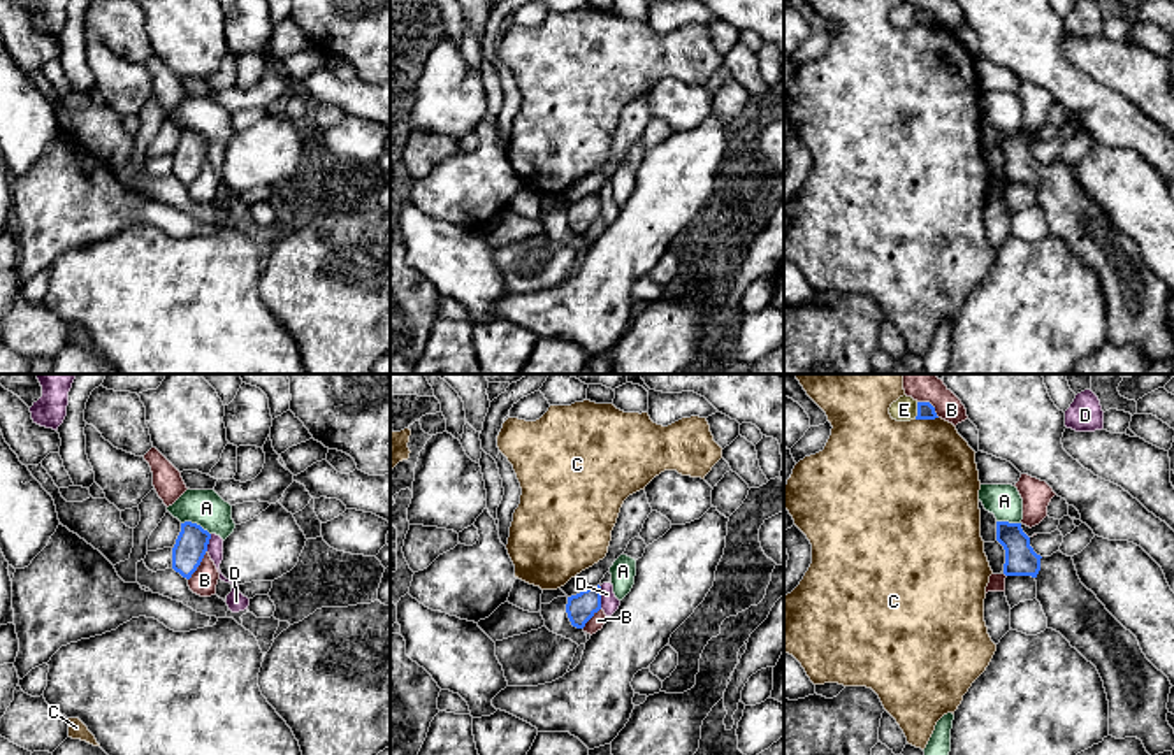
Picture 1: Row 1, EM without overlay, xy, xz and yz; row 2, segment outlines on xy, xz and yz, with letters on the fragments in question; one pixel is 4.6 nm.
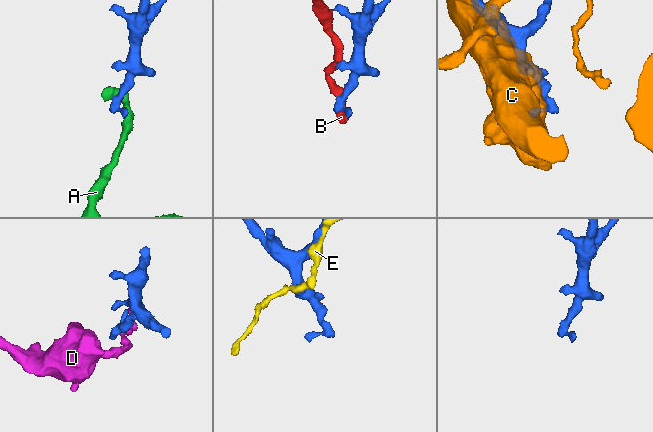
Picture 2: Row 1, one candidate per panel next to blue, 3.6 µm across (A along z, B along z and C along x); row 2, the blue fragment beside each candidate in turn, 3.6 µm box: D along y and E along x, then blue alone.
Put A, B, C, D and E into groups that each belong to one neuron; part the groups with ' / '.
A / B / C / D / E

